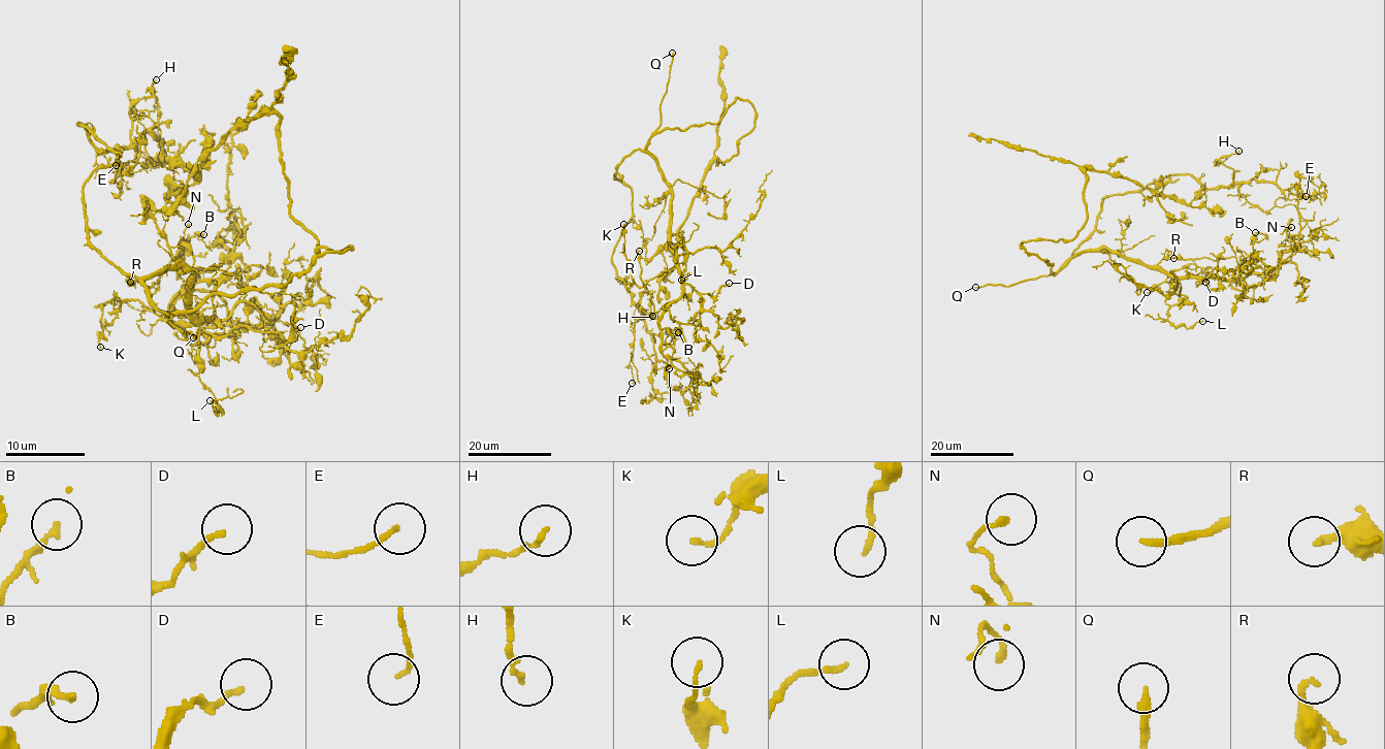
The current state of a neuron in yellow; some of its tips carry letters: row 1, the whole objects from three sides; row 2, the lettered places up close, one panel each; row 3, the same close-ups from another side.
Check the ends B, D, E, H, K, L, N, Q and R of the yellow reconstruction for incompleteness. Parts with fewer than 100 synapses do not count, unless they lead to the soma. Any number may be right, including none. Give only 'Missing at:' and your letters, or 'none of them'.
Missing at: Q

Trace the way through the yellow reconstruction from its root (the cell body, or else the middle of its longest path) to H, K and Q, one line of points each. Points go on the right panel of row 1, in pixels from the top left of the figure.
H: (1054, 274), (1094, 228), (1104, 198), (1141, 192), (1169, 174), (1228, 188), (1233, 170), (1215, 160), (1238, 151)
K: (1054, 274), (1071, 257), (1103, 250), (1117, 251), (1176, 277), (1197, 274), (1209, 267), (1183, 267), (1147, 292)
Q: (1054, 274), (1007, 286), (975, 287)

